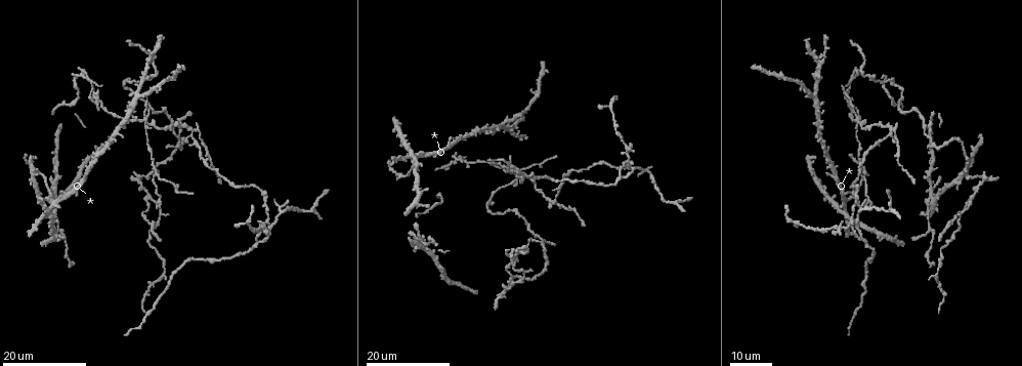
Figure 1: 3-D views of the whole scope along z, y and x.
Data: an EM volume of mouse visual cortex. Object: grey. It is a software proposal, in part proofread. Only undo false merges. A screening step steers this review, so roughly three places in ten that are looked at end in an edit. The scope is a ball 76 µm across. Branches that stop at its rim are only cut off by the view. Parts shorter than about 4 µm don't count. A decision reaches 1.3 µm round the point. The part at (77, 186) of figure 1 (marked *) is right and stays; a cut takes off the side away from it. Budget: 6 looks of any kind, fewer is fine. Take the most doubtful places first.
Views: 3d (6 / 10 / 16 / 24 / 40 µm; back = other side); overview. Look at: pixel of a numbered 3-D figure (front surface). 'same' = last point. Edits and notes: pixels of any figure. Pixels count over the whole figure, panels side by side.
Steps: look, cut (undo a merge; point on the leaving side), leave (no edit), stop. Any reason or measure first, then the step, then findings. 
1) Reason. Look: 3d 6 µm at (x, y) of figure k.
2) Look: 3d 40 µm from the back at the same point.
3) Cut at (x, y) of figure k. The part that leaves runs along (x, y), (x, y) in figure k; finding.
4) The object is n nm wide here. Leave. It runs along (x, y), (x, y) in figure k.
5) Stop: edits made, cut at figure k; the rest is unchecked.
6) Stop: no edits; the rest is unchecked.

Four or more arms meet. Look: 3d 24 µm at (857, 122) of figure 1.

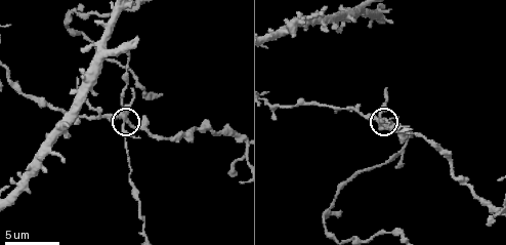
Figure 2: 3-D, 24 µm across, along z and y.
Closer look. Look: 3d 10 µm at (127, 122) of figure 2.

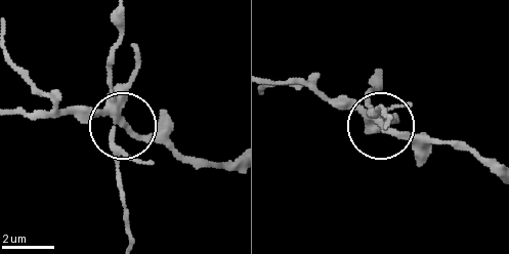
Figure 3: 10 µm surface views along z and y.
The side arm is 27 µm long; 4 arms meet here. Cut at (111, 150) of figure 3. A second cell is stuck on.

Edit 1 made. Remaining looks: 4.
Look: 3d 16 µm at (198, 130) of figure 1.

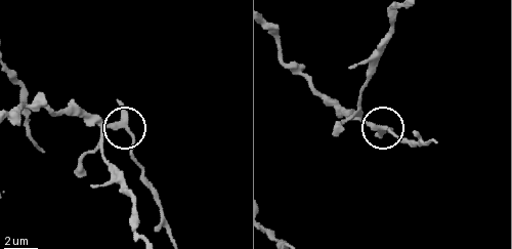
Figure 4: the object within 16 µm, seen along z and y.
Zoom in. Look: 3d 10 µm at (384, 128) of figure 4.

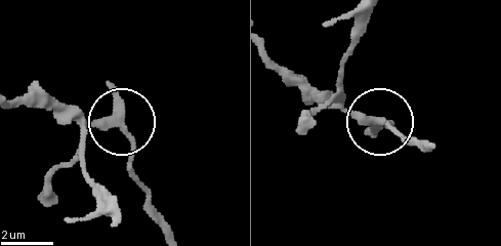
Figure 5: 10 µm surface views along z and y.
Cut at (130, 163) of figure 5. The part that leaves runs along (122, 127), (135, 152), (130, 177), (161, 231) in figure 5; a second cell is stuck on.

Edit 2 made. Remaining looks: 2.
Stop: edits made, cut at figure 3, cut at figure 5; the rest is unchecked.

